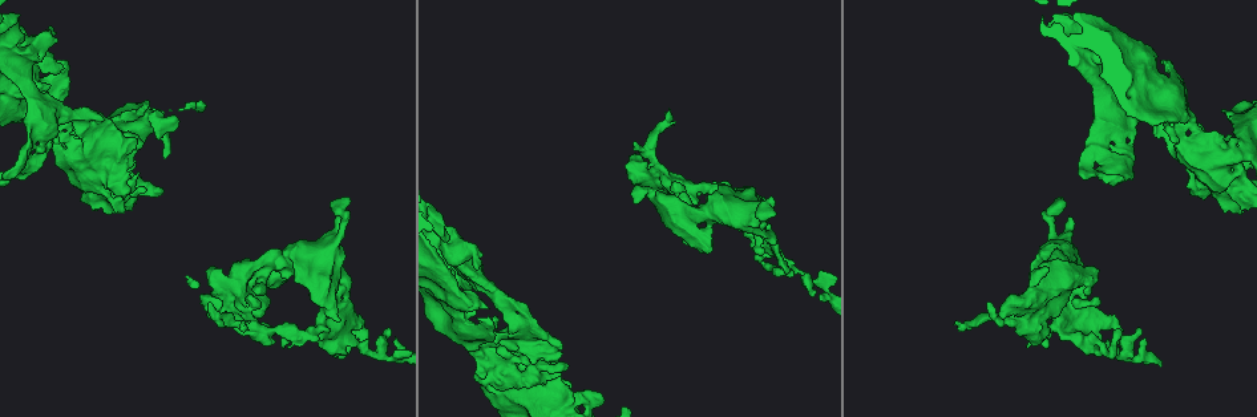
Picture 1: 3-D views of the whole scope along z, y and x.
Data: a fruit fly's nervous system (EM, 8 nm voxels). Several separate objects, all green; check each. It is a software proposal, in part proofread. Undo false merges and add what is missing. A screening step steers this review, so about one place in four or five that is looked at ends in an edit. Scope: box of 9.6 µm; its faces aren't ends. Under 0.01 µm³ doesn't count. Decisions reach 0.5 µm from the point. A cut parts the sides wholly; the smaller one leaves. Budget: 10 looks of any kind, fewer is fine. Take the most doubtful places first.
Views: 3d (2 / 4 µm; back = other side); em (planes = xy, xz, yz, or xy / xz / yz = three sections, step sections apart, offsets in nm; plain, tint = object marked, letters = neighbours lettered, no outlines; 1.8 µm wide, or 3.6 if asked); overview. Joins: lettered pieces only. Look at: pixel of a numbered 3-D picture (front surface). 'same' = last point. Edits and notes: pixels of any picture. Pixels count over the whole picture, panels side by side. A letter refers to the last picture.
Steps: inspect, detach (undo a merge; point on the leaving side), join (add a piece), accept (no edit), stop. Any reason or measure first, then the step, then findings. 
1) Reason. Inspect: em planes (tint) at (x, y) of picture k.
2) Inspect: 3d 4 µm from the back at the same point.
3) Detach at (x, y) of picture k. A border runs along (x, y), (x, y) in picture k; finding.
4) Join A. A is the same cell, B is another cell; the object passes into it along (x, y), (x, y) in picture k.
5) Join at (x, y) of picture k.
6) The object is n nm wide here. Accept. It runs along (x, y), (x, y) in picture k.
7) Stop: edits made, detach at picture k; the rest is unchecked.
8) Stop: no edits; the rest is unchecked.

Calibre changes. Inspect: em planes (letters) at (330, 308) of picture 1.

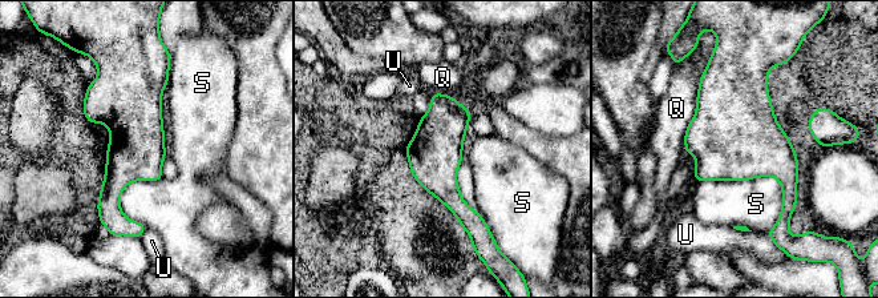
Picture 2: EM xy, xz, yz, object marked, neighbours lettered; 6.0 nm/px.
Accept. Q, S and U are other cells; a border runs along (695, 180), (775, 177), (777, 222) in picture 2; one neuron here.

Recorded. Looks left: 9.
Closes a loop. Inspect: em planes (letters) at (1243, 163) of picture 1.

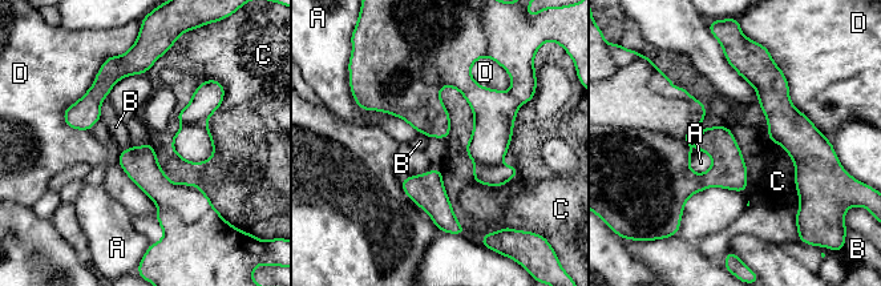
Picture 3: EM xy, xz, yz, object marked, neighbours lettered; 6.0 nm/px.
Accept. A, B, C and D are other cells; a border runs along (108, 95), (101, 103), (100, 119) in picture 3; continuous, no second neuron.

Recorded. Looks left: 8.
Branch point. Inspect: em planes (letters) at (1124, 356) of picture 1.

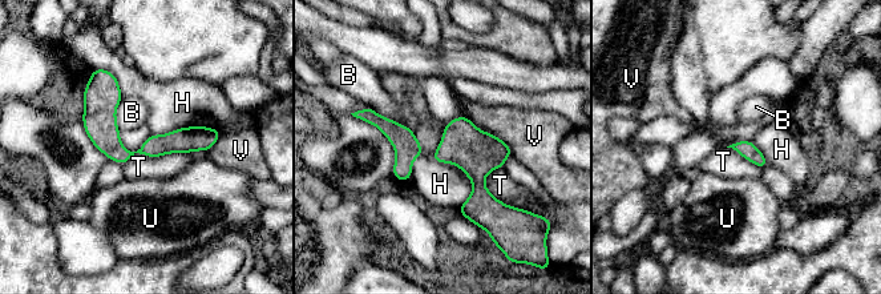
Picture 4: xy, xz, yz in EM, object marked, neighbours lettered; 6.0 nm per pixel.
The object is 110 nm wide here. Accept. B, H, T, U and V are other cells; it runs along (104, 79), (122, 153), (215, 135) in picture 4; continuous, no second neuron.

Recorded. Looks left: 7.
Free end. Inspect: 3d 4 µm at (669, 111) of picture 1.

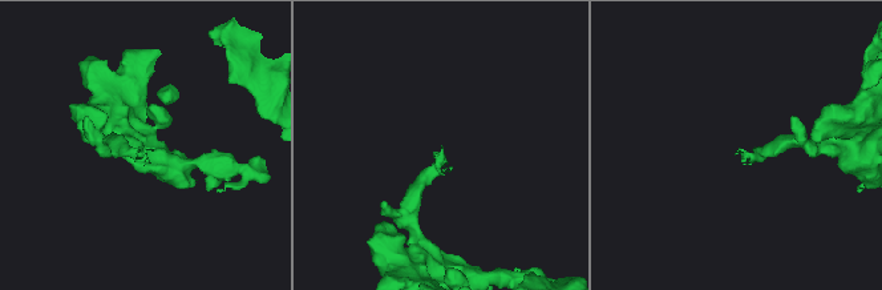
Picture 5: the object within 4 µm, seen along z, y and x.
Inspect: em xy step 8 (tint) at (442, 148) of picture 5.

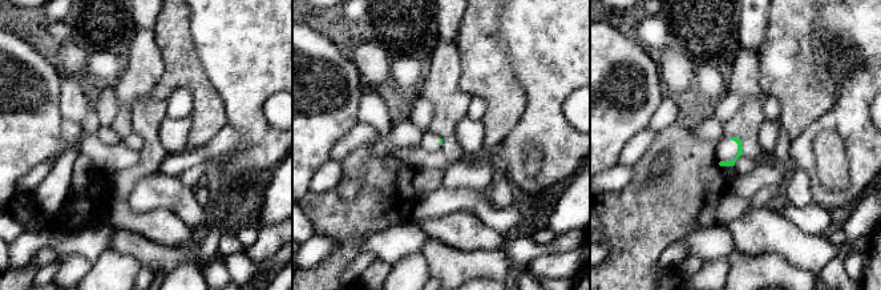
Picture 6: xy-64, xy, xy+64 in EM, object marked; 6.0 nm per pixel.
Another direction. Inspect: em planes (letters) at the same point.

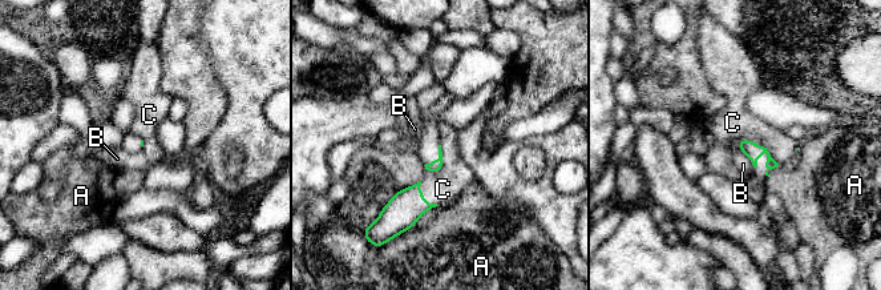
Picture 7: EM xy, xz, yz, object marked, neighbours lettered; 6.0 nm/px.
Join C. C is the same cell, A and B are other cells; the object passes into it along (401, 212), (421, 197), (443, 189) in picture 7; the neuron continues.

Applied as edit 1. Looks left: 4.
Stop: edits made, join at picture 7; the rest is unchecked.

